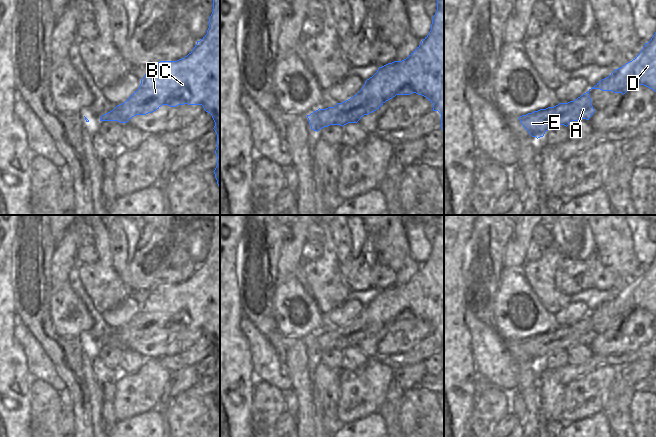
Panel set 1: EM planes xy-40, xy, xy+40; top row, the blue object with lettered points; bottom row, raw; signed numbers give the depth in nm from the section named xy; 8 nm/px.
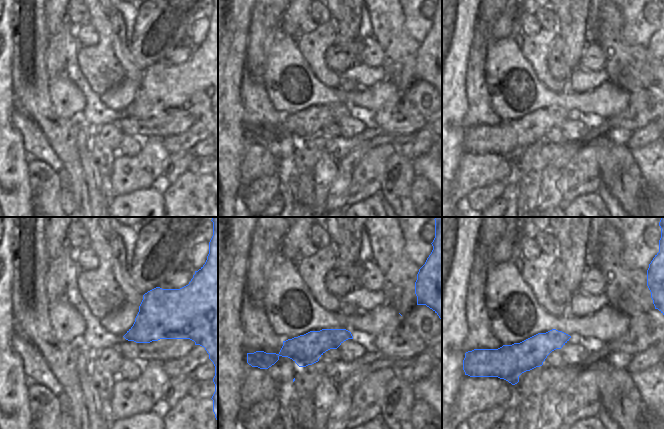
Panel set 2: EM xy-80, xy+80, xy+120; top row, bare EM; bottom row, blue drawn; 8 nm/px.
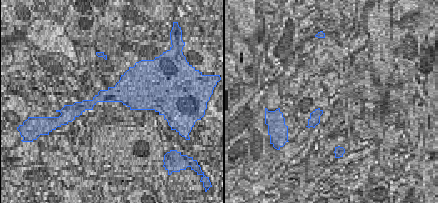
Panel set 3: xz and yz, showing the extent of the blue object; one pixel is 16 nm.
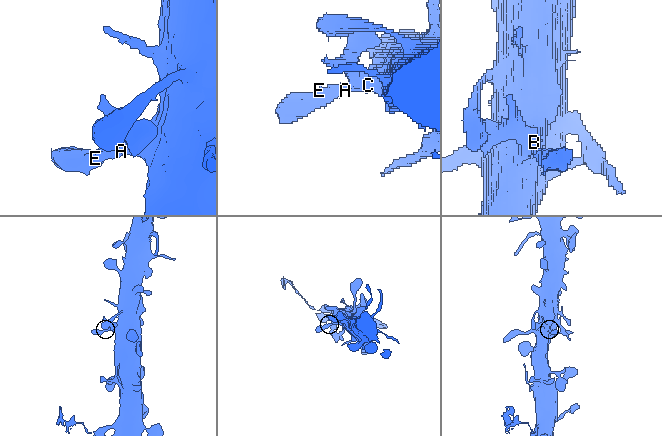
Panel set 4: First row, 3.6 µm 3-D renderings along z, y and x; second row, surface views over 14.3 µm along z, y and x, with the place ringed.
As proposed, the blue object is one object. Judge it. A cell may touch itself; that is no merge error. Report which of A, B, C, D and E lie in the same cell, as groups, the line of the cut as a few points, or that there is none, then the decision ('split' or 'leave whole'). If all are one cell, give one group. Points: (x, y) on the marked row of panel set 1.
A B C D E; no cut; leave whole

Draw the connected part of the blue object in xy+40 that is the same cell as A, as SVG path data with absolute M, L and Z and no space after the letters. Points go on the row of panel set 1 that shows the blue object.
M588 91L574 101L522 115L519 120L529 134L538 139L552 127L558 125L567 127L572 121L589 120L594 112Z

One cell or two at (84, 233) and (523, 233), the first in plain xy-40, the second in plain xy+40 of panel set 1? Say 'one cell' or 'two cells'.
two cells

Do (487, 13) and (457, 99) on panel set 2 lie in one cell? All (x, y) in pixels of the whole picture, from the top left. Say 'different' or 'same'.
different

